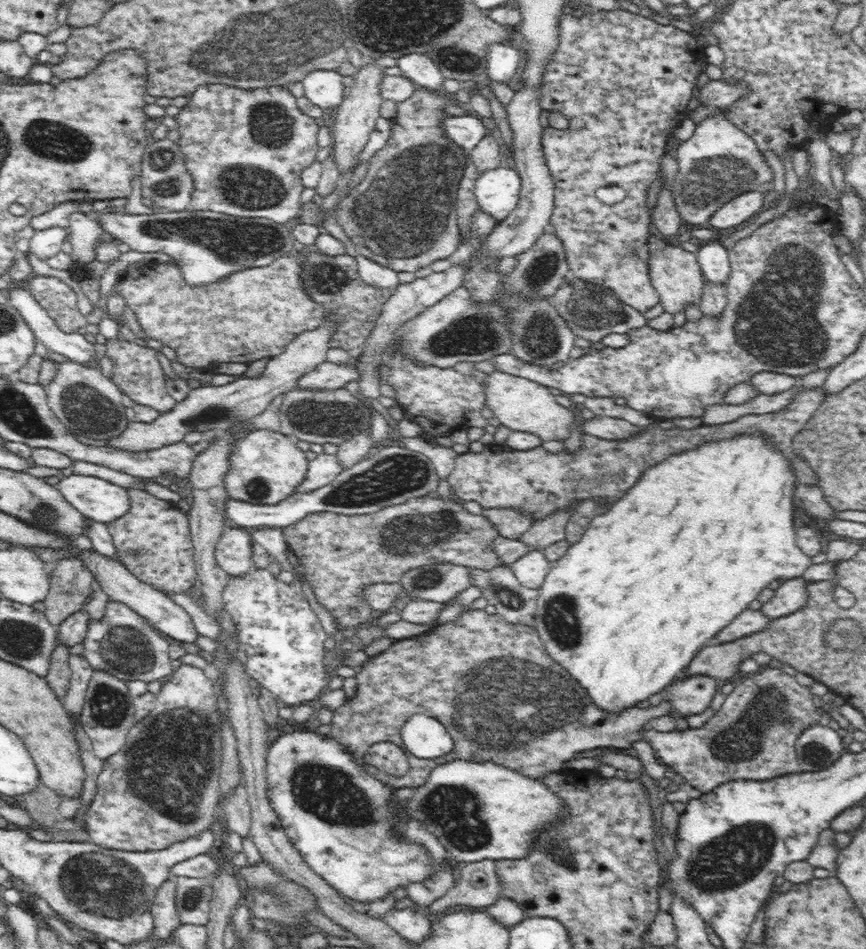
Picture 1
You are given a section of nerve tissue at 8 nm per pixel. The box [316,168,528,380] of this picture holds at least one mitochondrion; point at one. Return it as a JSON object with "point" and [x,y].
{"point":[477,333]}

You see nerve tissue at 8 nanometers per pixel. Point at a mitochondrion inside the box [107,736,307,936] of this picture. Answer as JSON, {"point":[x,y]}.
{"point":[281,896]}

